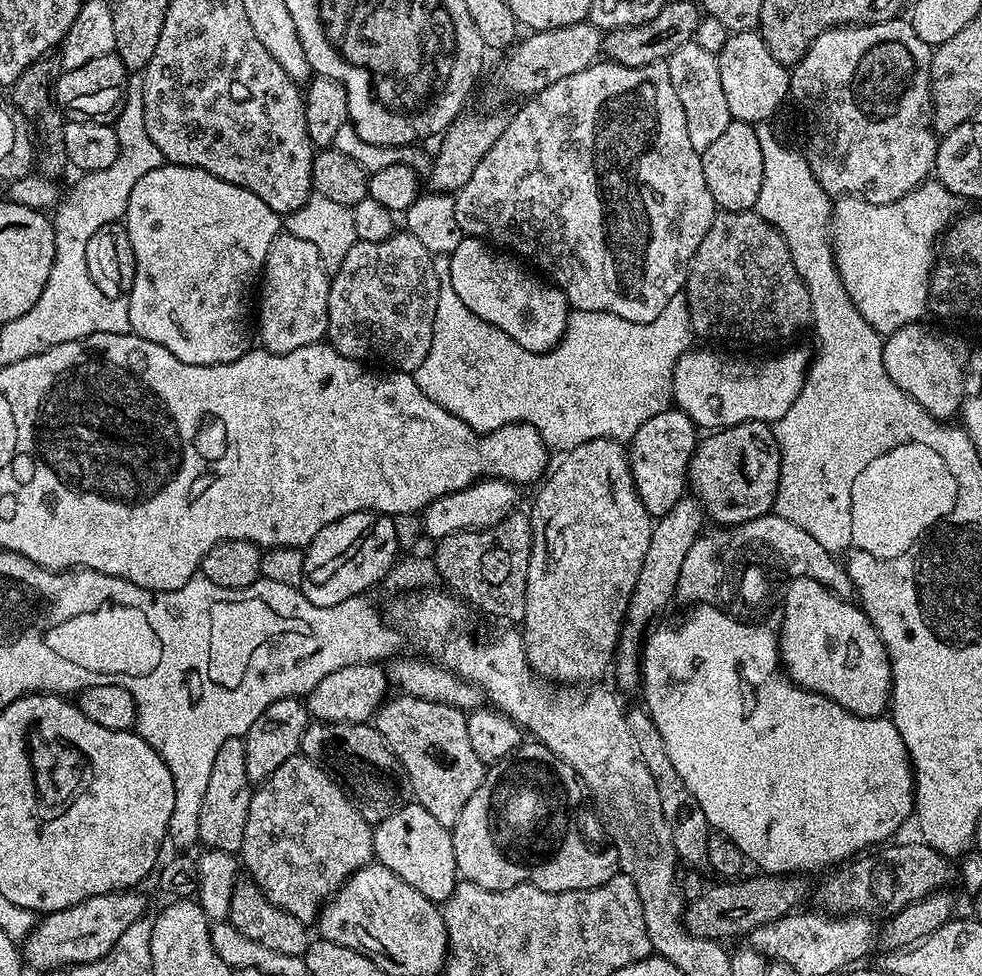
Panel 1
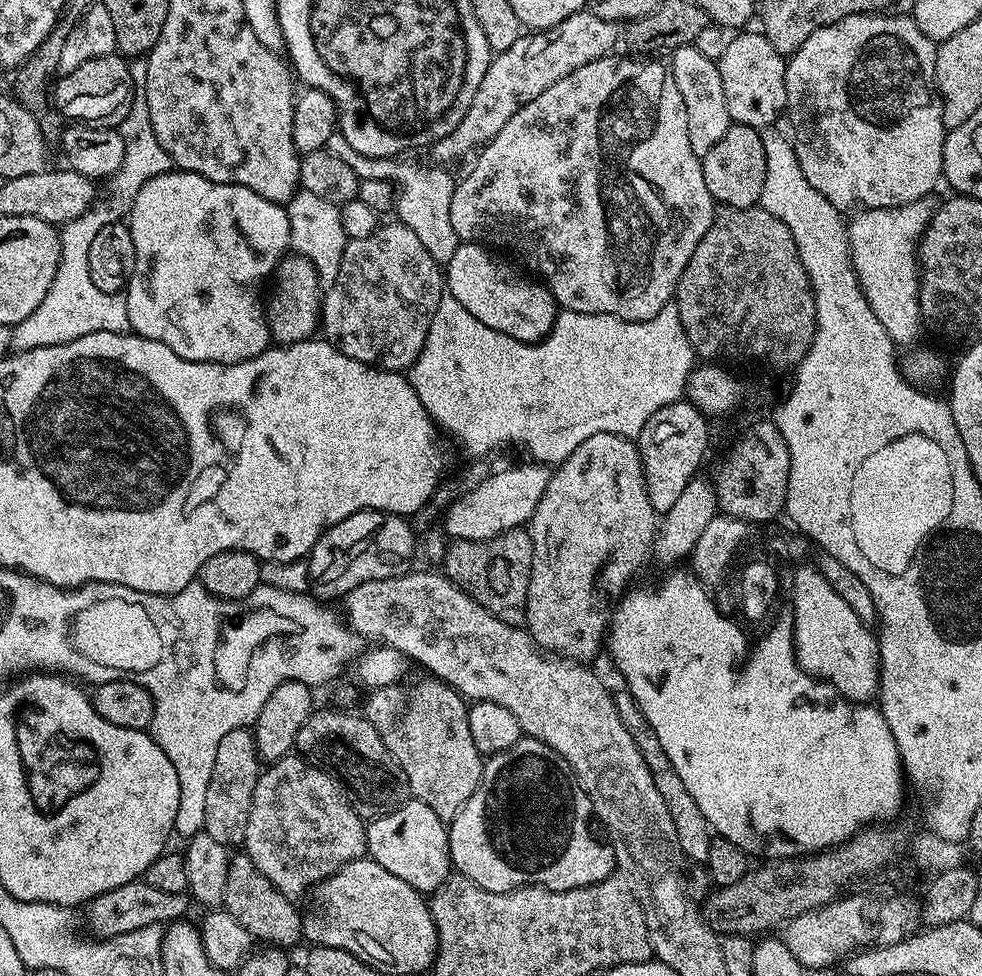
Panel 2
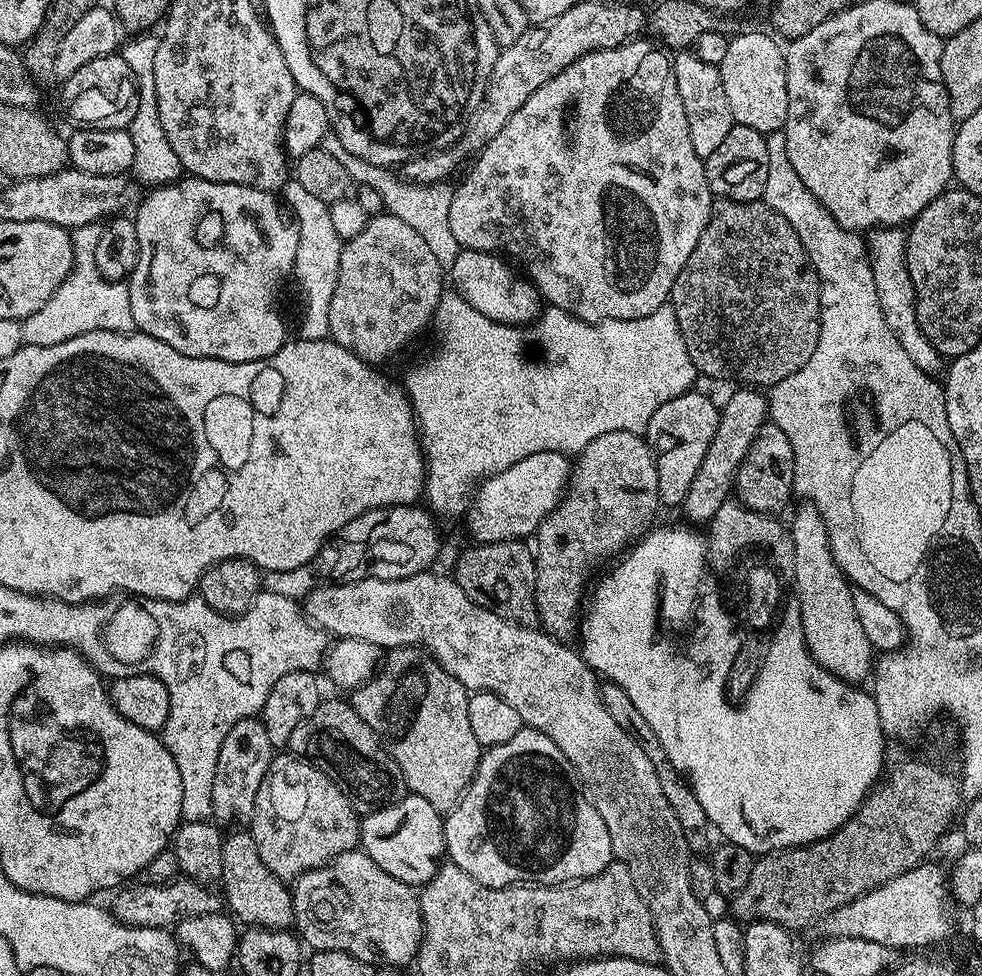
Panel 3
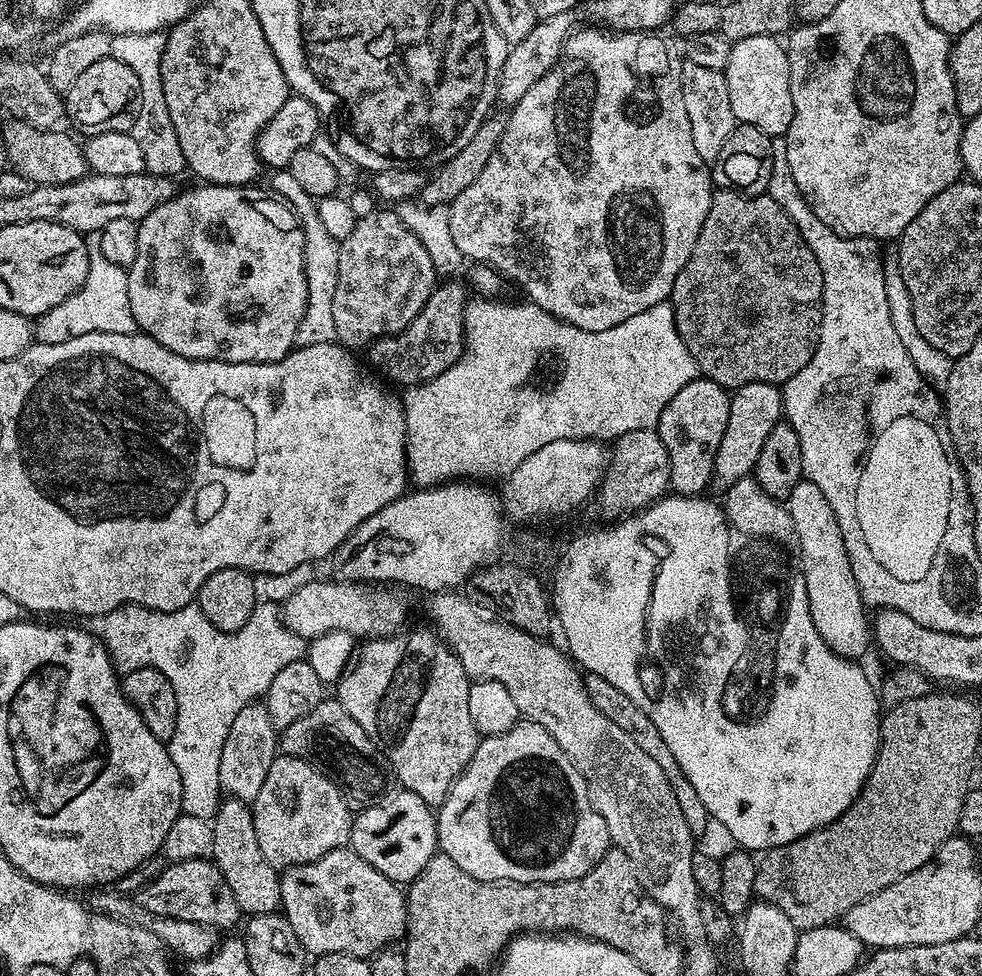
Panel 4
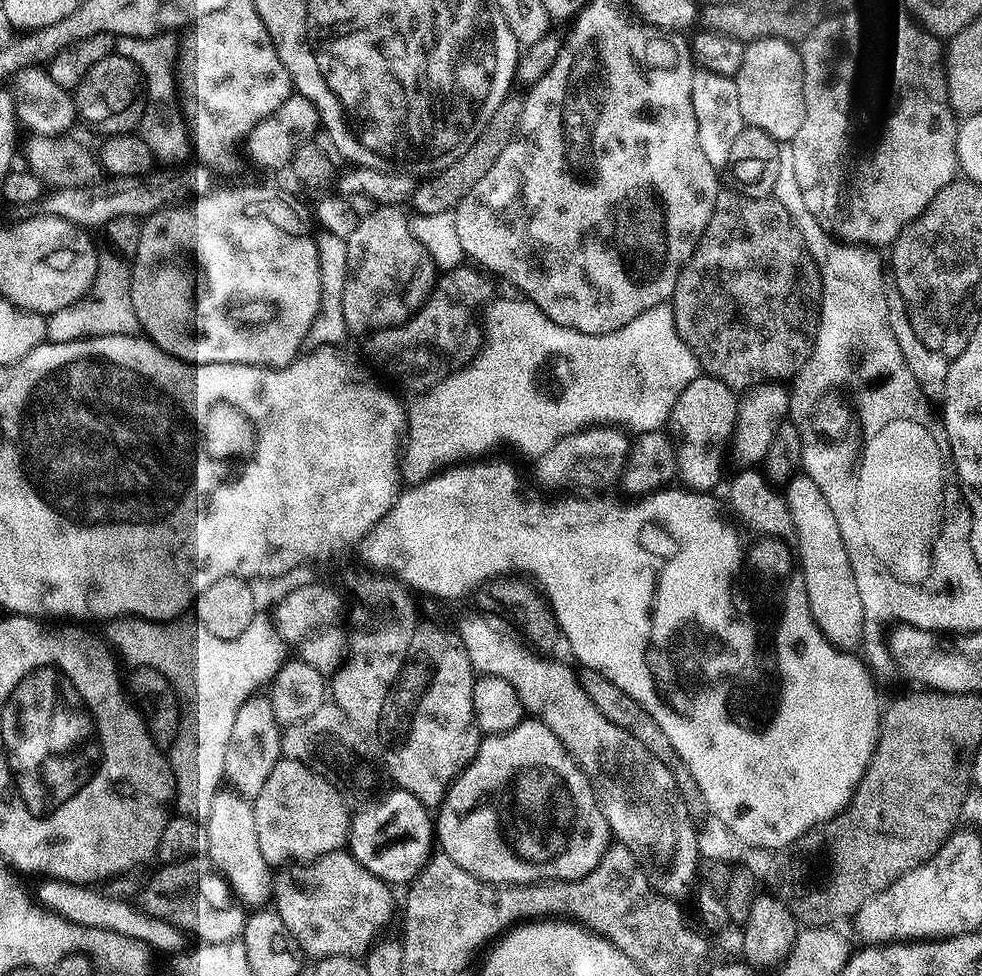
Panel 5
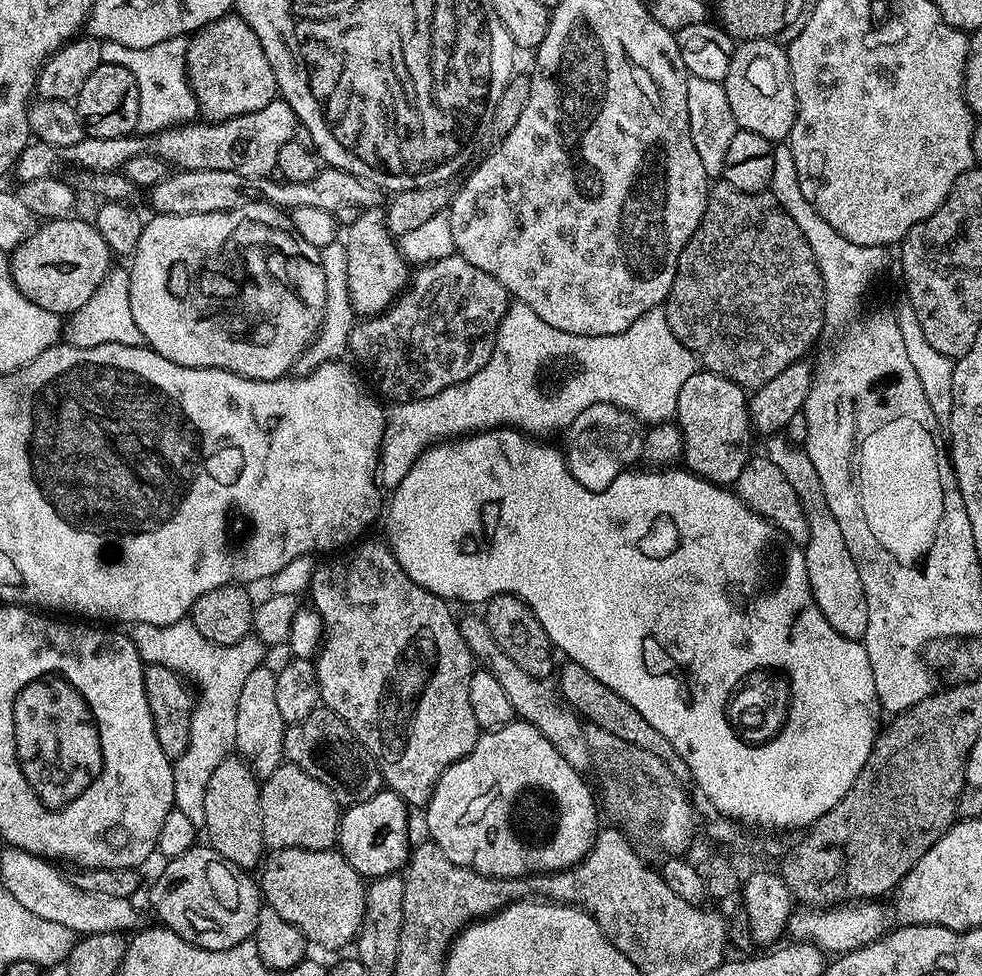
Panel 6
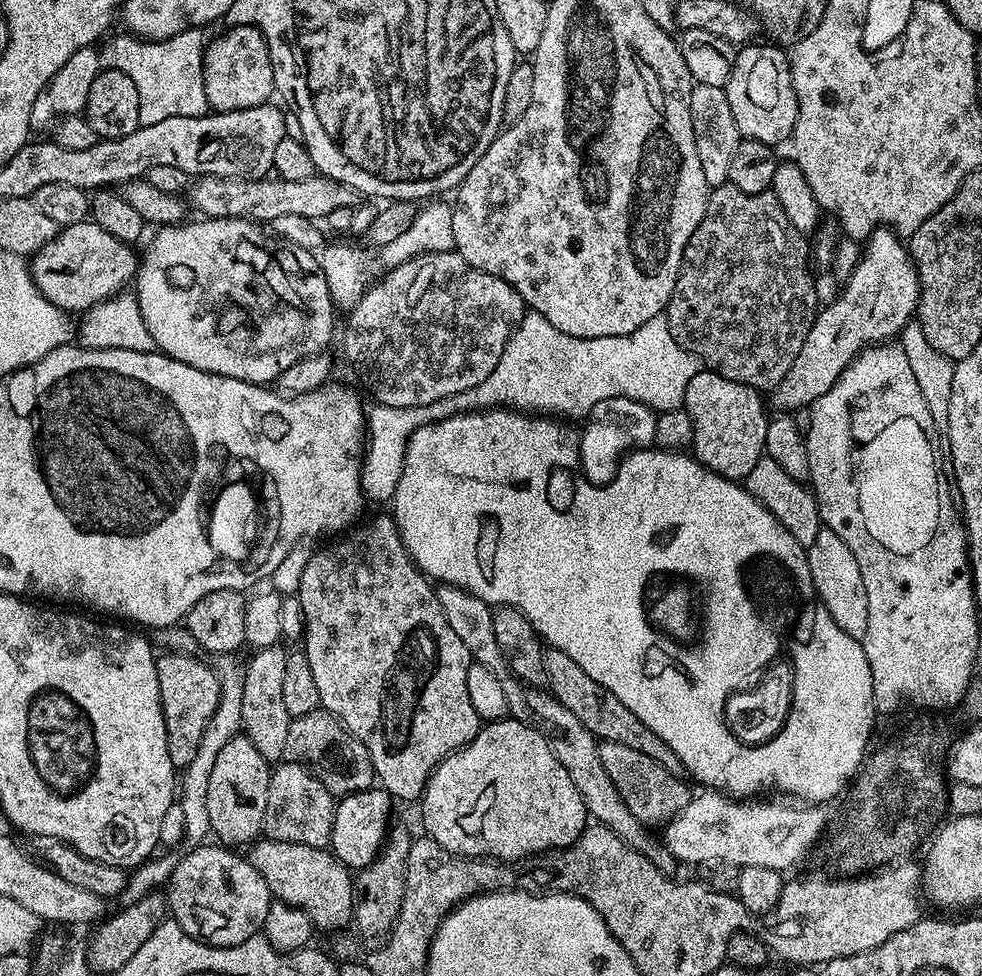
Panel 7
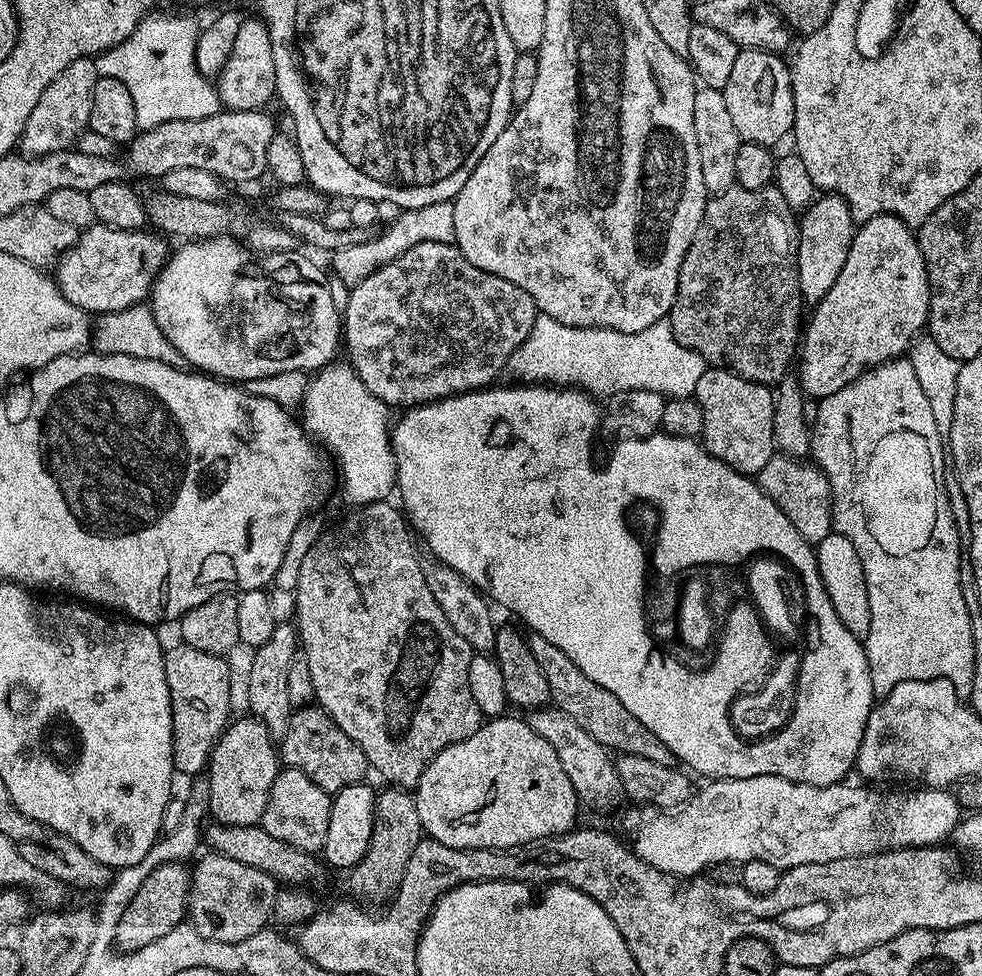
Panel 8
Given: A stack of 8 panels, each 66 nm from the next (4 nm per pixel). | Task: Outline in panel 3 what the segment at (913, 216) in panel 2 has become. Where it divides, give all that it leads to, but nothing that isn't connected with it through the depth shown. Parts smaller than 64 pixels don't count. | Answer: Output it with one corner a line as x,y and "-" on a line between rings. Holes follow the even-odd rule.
881,226
869,231
866,236
868,260
874,270
880,305
886,314
886,322
890,326
890,330
894,330
894,338
898,338
898,342
902,342
902,347
906,349
906,354
910,354
910,358
914,358
914,366
918,366
918,370
936,378
945,371
946,360
938,350
934,350
934,346
925,338
918,326
916,295
914,286
910,282
910,274
906,270
907,241
905,229
900,226

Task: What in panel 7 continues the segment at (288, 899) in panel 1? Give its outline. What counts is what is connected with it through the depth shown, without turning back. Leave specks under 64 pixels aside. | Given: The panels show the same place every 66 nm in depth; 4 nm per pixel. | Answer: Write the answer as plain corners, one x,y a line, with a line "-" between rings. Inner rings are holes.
291,762
277,763
268,777
263,835
269,840
327,841
332,834
333,800
332,793
326,790
326,786
319,784
304,765

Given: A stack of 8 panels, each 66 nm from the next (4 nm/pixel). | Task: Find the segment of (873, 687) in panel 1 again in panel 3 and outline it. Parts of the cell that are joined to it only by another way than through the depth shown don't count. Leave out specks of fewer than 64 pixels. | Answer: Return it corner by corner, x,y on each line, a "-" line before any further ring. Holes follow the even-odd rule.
807,502
799,506
801,508
790,523
790,547
796,576
794,587
802,610
801,633
812,657
823,668
849,684
859,685
873,675
874,649
854,610
853,585
841,573
840,564
828,544
828,531
822,514
818,514
816,507

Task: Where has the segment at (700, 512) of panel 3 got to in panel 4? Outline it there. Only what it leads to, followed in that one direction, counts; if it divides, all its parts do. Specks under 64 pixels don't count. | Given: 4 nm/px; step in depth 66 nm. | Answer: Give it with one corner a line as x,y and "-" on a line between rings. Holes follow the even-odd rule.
750,382
735,389
731,397
730,418
726,418
726,434
722,434
722,443
718,445
710,483
713,489
716,487
719,490
727,490
744,476
753,475
766,438
782,420
782,392
775,384

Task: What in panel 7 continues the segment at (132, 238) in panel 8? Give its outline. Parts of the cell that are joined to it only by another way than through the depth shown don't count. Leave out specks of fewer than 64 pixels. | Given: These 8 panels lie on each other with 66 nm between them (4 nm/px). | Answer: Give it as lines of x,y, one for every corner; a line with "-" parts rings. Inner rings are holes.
91,222
60,228
56,237
31,257
32,281
54,306
69,314
83,314
98,302
125,291
135,281
138,256
132,251
114,234
106,234
102,226

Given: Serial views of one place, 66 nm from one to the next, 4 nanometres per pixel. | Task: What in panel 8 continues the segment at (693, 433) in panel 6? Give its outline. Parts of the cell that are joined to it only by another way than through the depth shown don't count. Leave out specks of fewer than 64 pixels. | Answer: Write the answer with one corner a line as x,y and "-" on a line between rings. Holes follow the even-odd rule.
705,367
694,393
702,406
704,449
735,472
755,477
777,451
774,442
774,392
769,385
750,382
726,368

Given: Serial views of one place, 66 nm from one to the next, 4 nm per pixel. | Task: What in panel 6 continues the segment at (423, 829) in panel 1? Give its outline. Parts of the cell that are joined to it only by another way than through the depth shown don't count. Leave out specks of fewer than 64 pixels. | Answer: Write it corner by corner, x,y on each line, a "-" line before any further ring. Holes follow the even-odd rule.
381,790
343,809
338,829
338,850
360,876
375,878
396,874
407,865
409,805
396,792

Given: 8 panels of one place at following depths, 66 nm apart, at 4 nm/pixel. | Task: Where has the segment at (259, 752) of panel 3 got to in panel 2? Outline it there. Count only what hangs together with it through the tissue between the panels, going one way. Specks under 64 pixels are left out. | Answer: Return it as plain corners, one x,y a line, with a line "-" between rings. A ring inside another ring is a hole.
248,728
230,730
218,742
218,754
214,754
214,770
210,774
210,786
206,789
206,822
204,832
225,846
243,845
246,838
246,822
250,822
250,802
254,798
256,778
262,771
262,761
256,749
256,739

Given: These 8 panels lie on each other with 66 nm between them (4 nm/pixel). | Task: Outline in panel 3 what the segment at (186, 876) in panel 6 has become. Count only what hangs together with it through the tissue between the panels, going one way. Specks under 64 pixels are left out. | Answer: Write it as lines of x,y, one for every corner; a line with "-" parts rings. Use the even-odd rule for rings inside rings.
177,878
171,884
139,884
124,886
115,893
110,905
110,912
121,923
132,928
154,927
171,929
181,924
186,918
194,918
198,914
219,912
222,908
222,896
219,891
211,892
211,887
201,881
-
133,887
133,888
132,888

